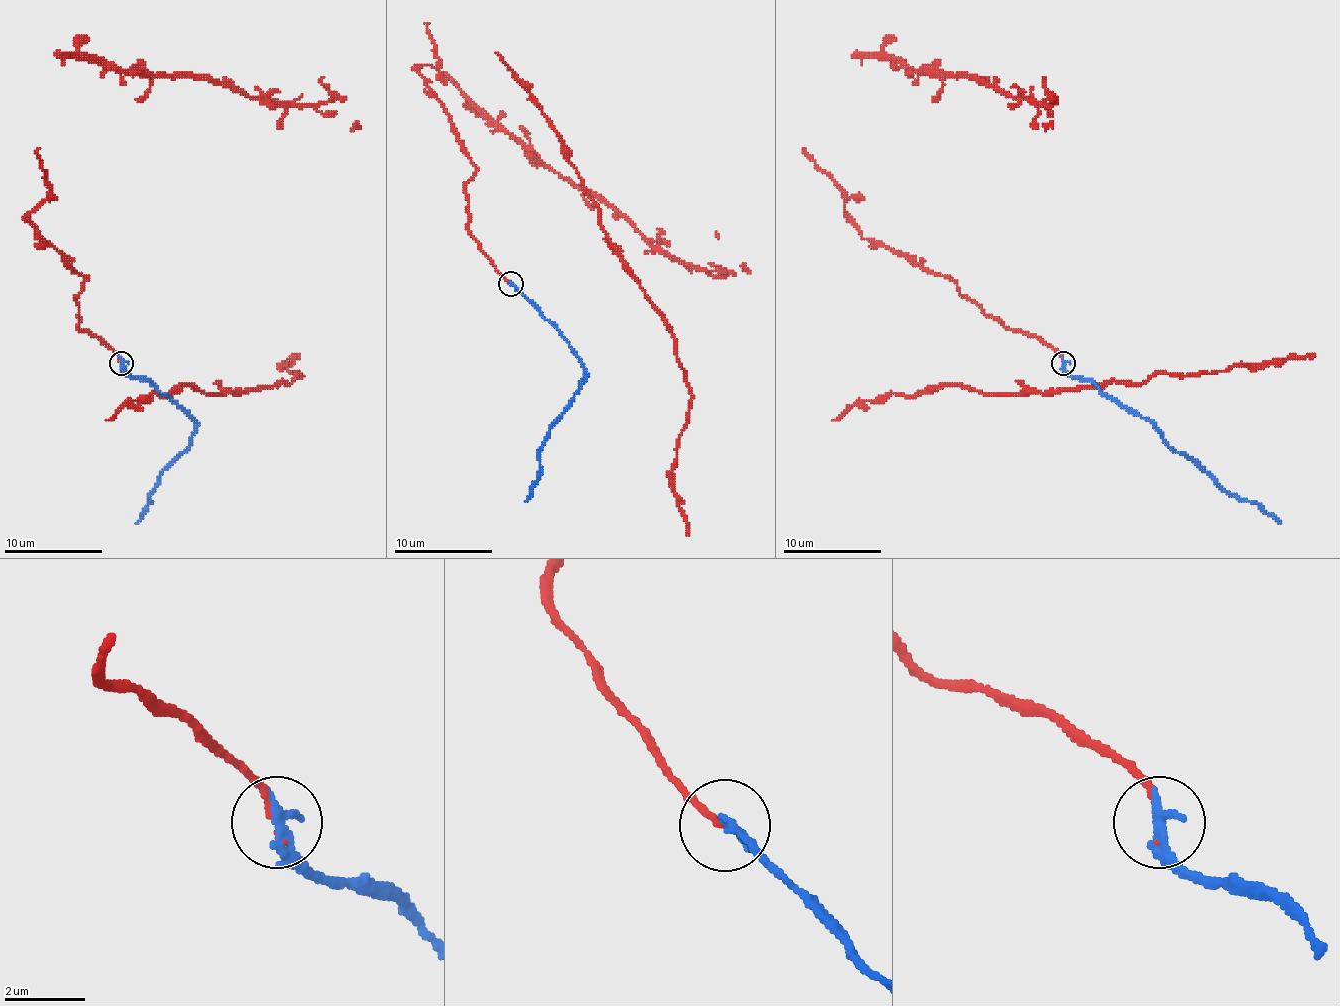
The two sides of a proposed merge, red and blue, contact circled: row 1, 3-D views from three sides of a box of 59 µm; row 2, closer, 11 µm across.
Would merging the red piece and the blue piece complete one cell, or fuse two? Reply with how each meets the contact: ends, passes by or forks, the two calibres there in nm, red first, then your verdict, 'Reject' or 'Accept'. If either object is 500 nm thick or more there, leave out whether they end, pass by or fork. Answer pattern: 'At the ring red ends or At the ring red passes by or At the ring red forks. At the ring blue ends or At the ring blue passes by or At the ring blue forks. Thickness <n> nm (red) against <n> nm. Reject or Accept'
At the ring red ends. At the ring blue ends. Thickness 150 nm (red) against 320 nm. Accept

